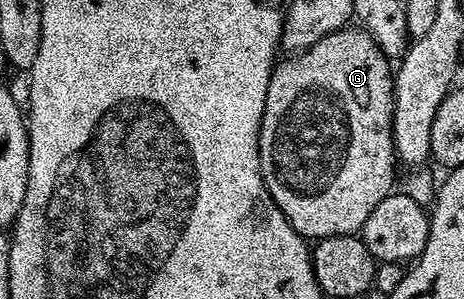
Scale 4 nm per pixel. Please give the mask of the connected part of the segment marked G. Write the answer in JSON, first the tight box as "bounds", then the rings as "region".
{"bounds":[260,25,396,241],"region":[[[345,25],[339,31],[330,33],[319,39],[314,45],[310,45],[305,51],[297,51],[287,56],[288,60],[277,62],[272,69],[270,85],[266,93],[266,109],[260,122],[260,172],[264,178],[266,189],[270,197],[282,209],[286,221],[297,233],[303,235],[305,240],[319,241],[326,237],[338,237],[339,235],[356,235],[366,225],[366,217],[378,209],[378,201],[393,194],[392,182],[396,179],[396,146],[392,140],[392,85],[394,71],[389,60],[380,50],[375,40],[368,32],[356,25]]]}

